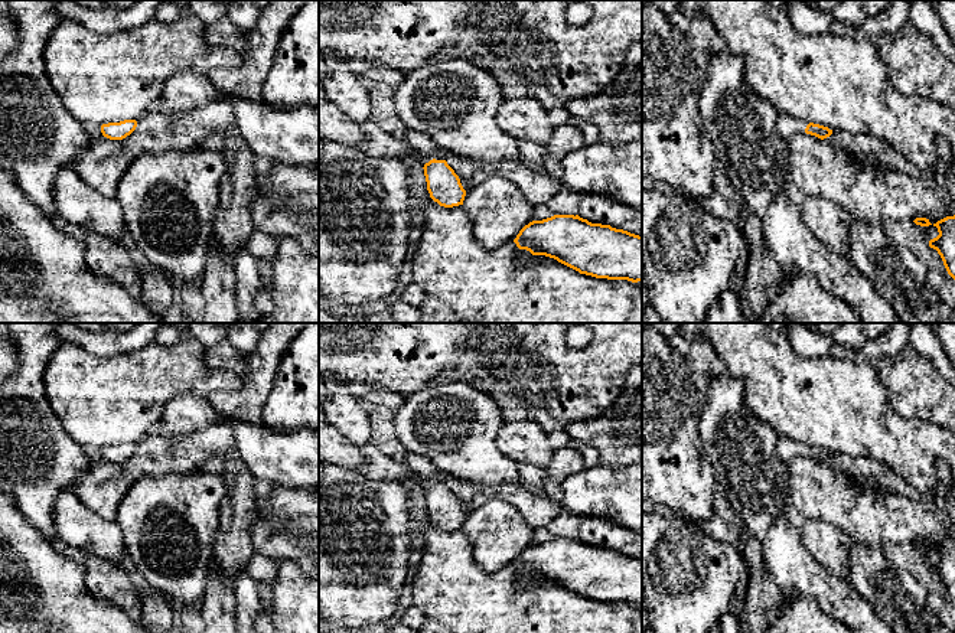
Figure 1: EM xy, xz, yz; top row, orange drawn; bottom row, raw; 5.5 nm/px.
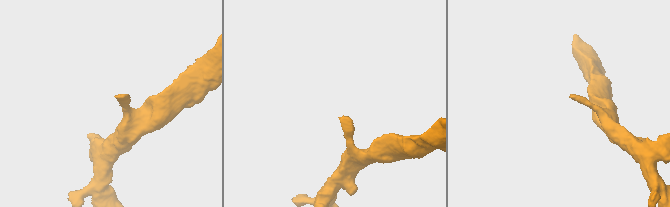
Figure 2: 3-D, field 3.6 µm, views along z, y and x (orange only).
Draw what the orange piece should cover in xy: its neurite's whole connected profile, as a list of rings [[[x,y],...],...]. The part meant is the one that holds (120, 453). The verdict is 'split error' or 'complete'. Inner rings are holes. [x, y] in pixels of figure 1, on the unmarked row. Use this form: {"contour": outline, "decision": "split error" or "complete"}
{"contour": [[[124,443],[120,446],[108,446],[101,448],[101,456],[110,463],[123,463],[130,459],[137,450],[136,443]]], "decision": "complete"}

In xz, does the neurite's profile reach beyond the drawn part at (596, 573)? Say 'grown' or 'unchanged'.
unchanged

